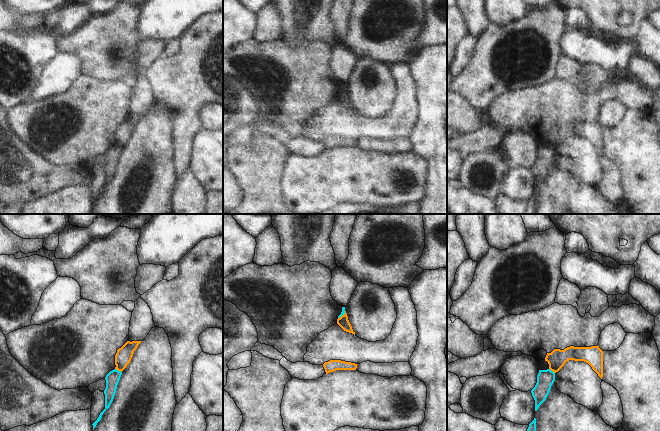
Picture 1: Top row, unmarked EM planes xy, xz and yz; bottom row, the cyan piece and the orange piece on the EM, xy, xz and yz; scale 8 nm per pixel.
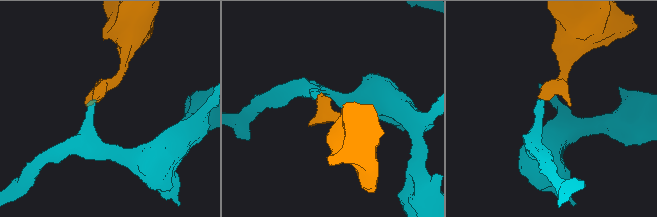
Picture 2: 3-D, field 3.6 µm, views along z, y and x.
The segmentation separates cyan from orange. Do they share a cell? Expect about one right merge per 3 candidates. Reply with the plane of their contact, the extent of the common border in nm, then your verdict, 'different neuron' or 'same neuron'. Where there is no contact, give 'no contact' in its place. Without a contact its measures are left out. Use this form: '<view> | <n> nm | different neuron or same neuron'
xy | 70 nm | different neuron

